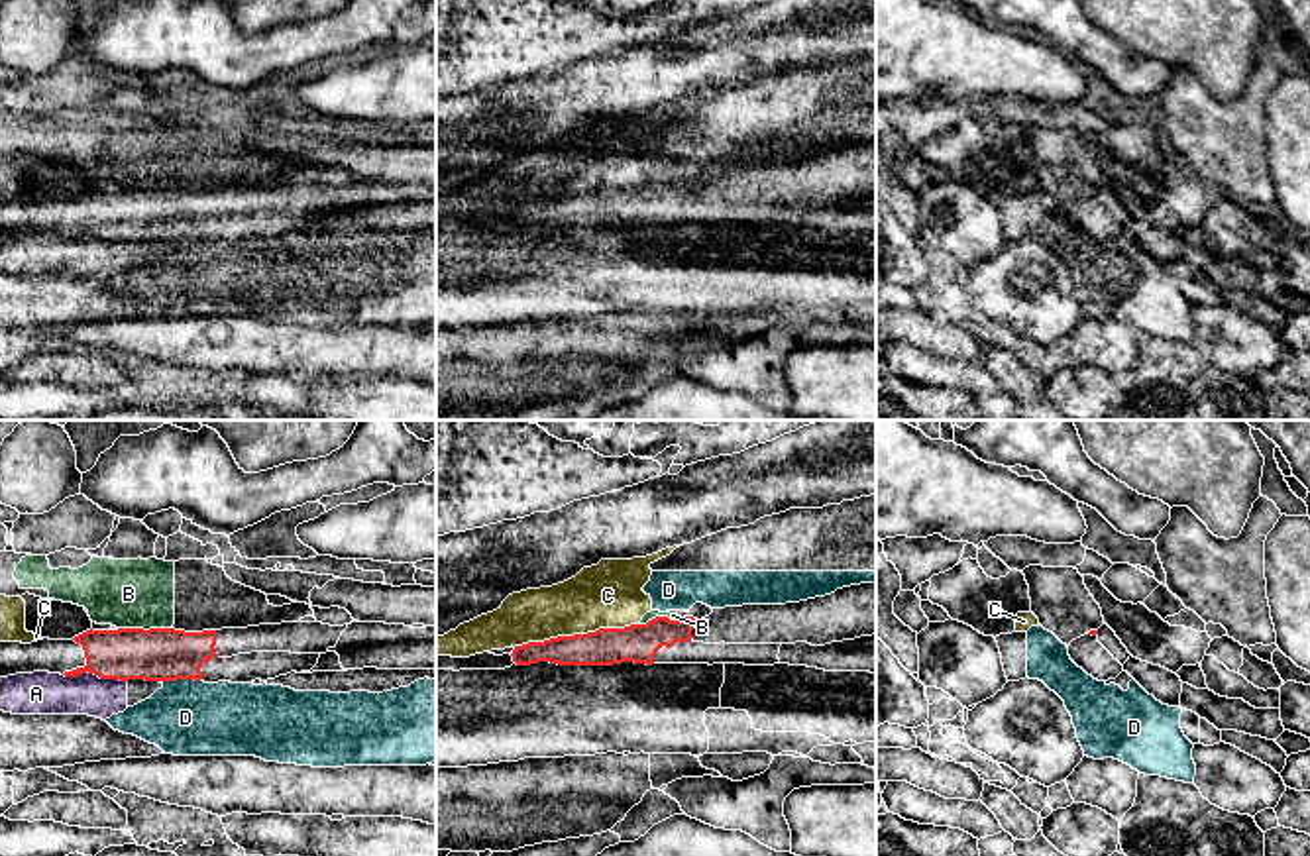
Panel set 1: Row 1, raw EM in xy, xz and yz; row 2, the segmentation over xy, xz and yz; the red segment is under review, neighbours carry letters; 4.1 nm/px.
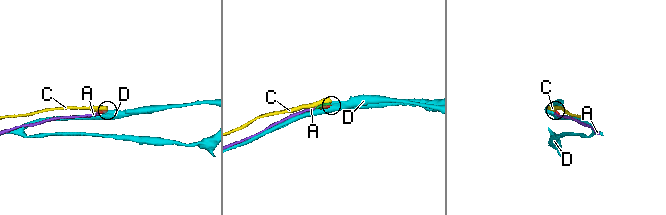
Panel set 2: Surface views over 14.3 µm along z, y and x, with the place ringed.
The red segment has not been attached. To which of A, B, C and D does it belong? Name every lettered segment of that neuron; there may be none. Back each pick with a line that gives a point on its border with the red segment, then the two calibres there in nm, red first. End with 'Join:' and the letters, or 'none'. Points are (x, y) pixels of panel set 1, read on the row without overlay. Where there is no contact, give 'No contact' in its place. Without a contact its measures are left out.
Join: none

